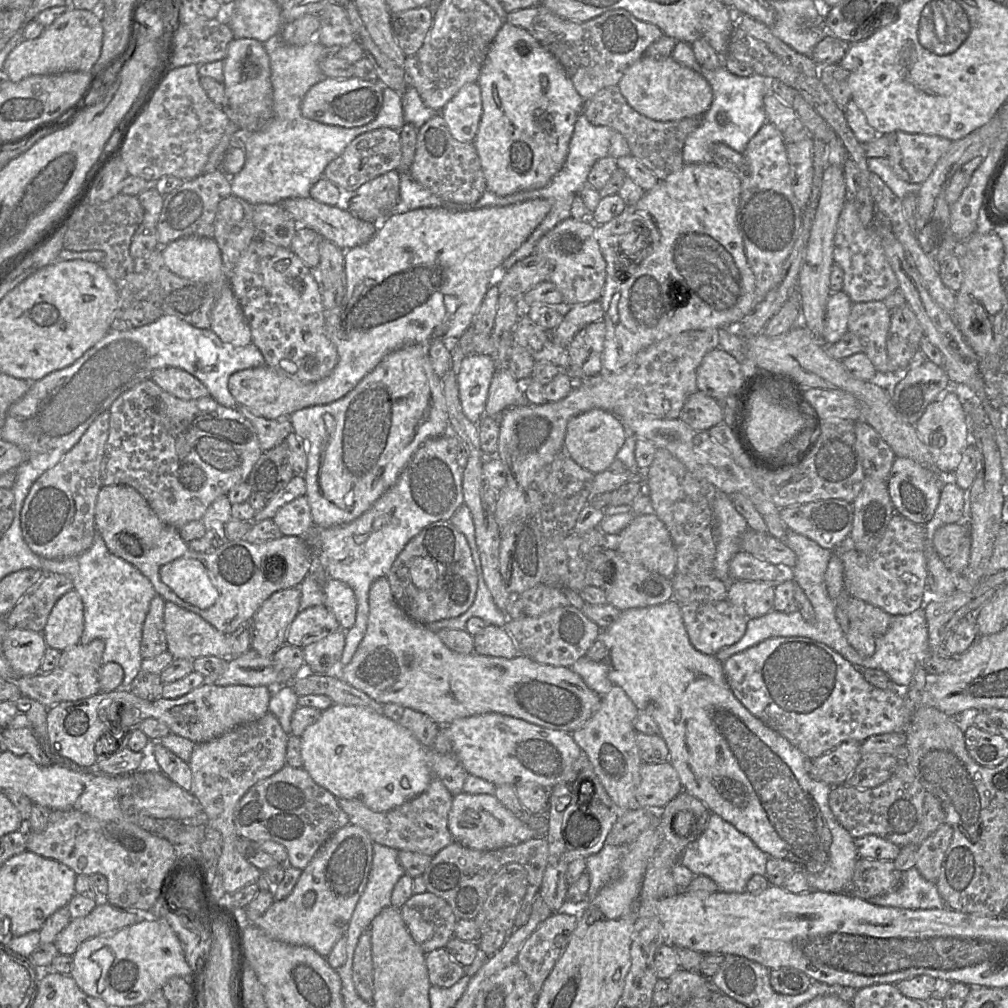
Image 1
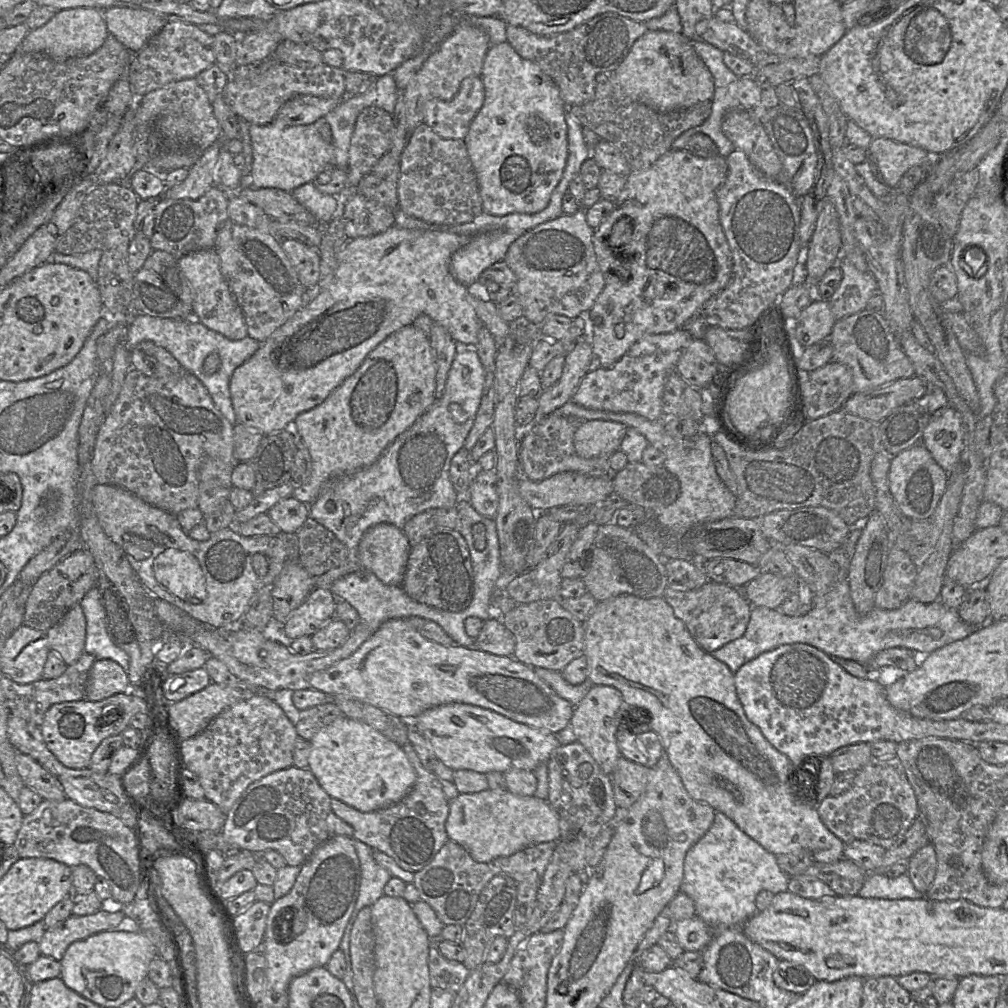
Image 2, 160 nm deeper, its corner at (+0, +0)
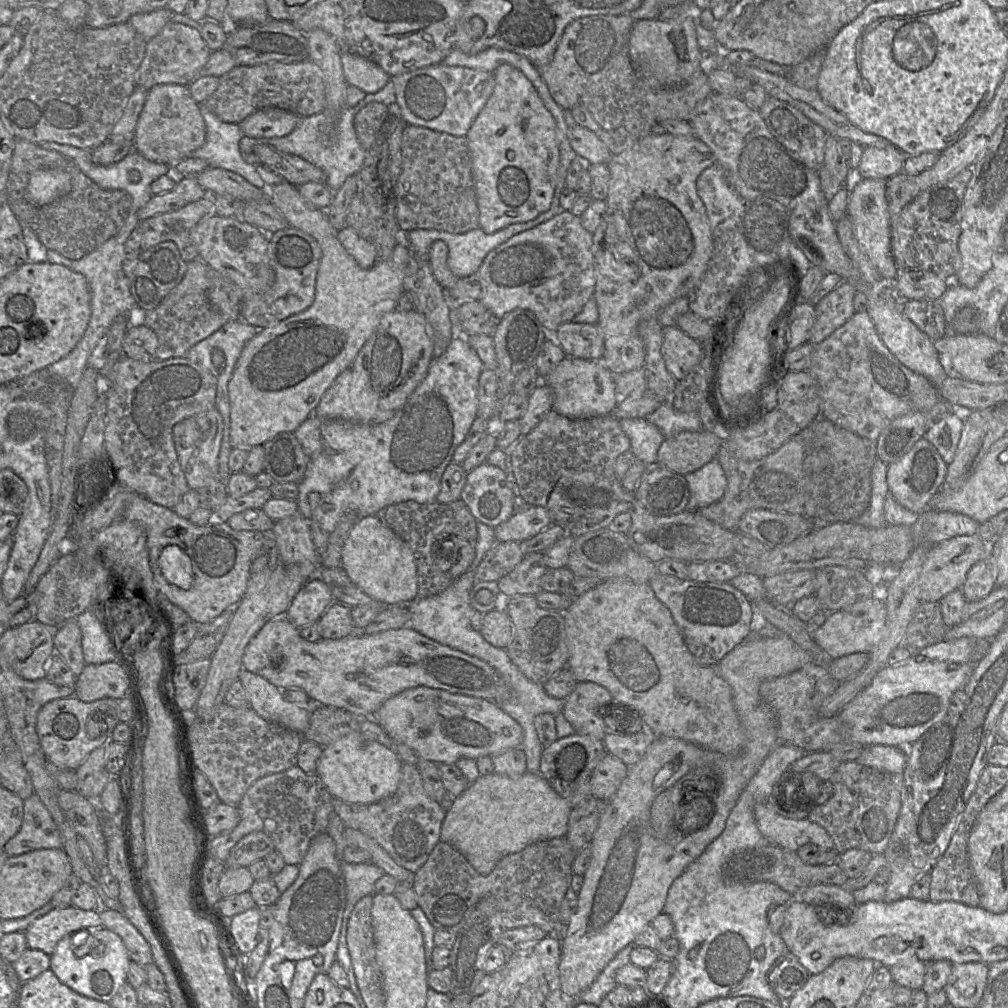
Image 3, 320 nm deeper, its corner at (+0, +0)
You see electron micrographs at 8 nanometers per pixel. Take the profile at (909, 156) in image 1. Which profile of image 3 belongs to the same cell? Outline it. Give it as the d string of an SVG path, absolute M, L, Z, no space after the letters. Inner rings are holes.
M892 144L883 148L868 146L857 168L863 179L889 179L903 171L905 159L906 155Z

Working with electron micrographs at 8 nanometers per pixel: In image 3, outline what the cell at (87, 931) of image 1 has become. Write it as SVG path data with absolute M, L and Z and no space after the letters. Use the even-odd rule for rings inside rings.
M73 906L52 909L35 920L25 931L28 948L52 955L57 943L66 935L102 926L97 910Z

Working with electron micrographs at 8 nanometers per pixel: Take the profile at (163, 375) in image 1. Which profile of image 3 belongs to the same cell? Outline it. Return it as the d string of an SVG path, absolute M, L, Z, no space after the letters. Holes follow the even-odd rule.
M146 325L129 327L122 343L125 356L143 362L155 360L157 348L156 333Z

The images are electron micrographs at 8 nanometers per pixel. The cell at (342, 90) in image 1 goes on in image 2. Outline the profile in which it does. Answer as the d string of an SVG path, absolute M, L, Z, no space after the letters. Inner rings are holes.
M296 96L281 107L273 123L279 127L312 124L332 111L339 102L339 99L333 98Z

